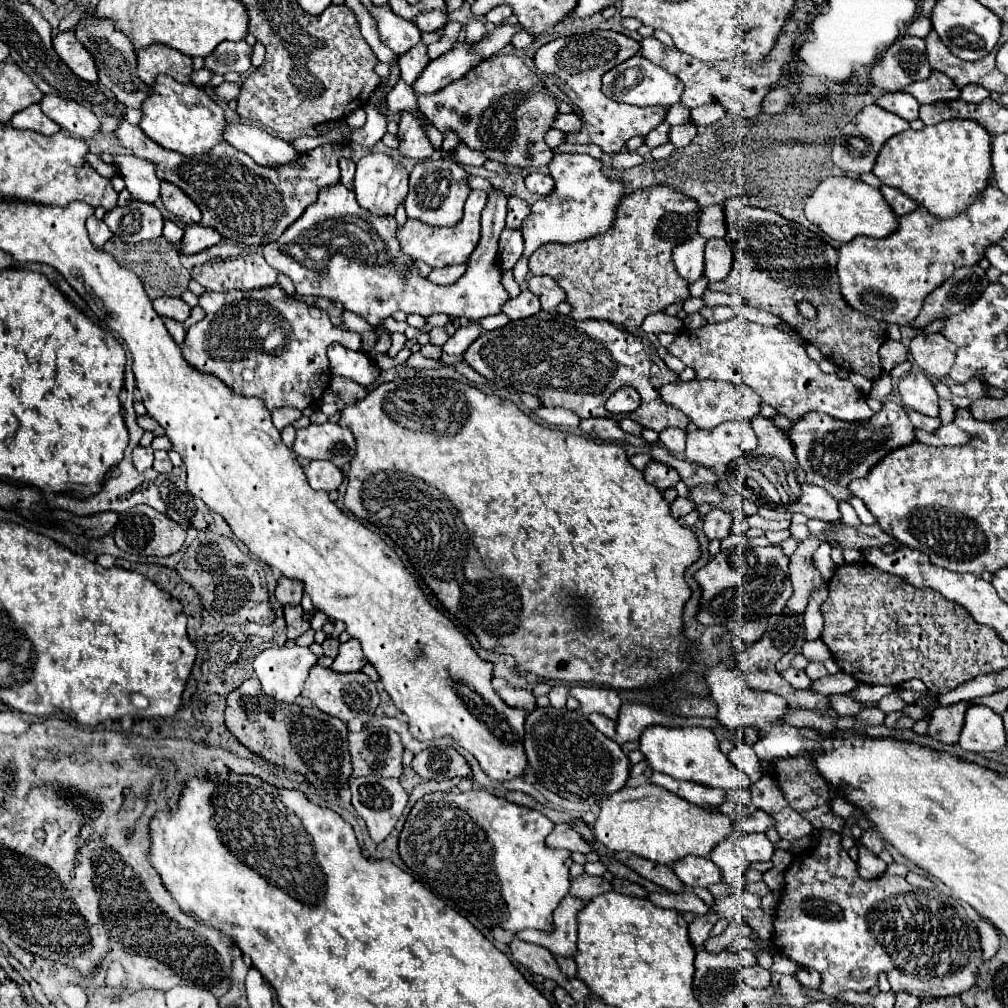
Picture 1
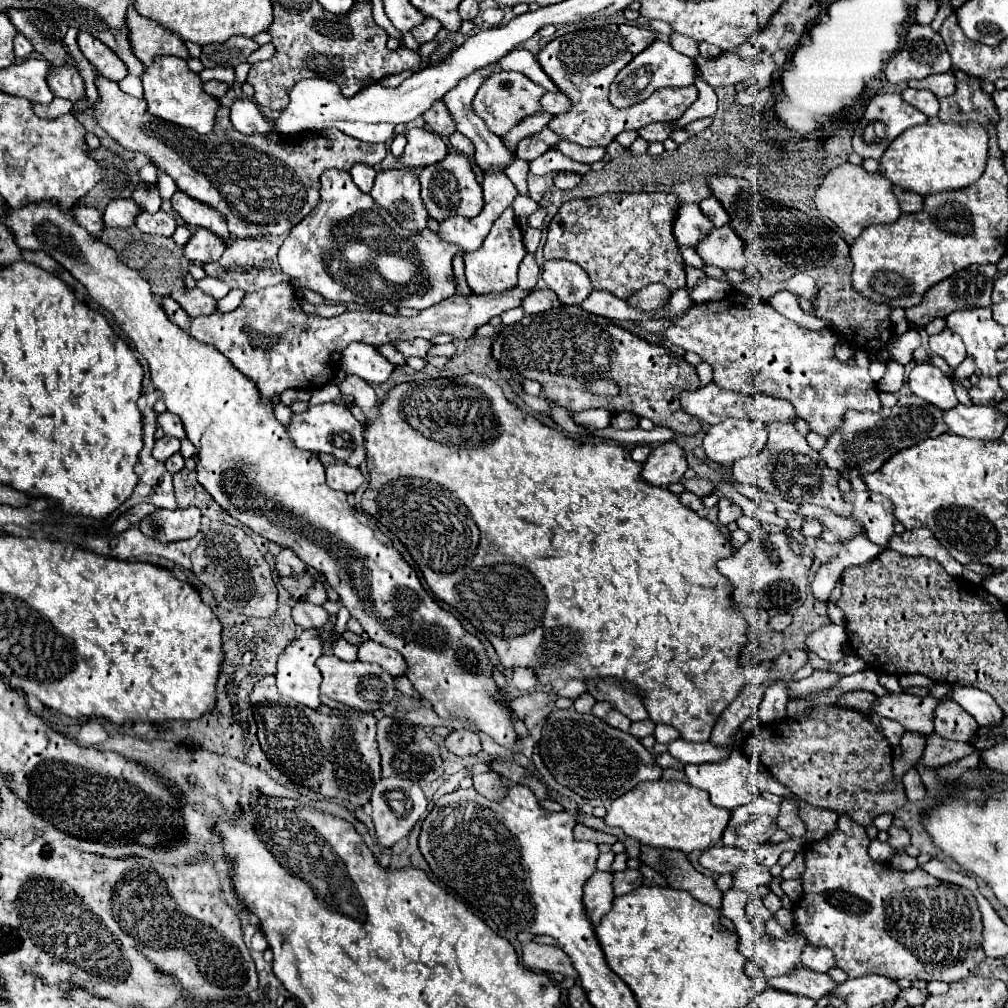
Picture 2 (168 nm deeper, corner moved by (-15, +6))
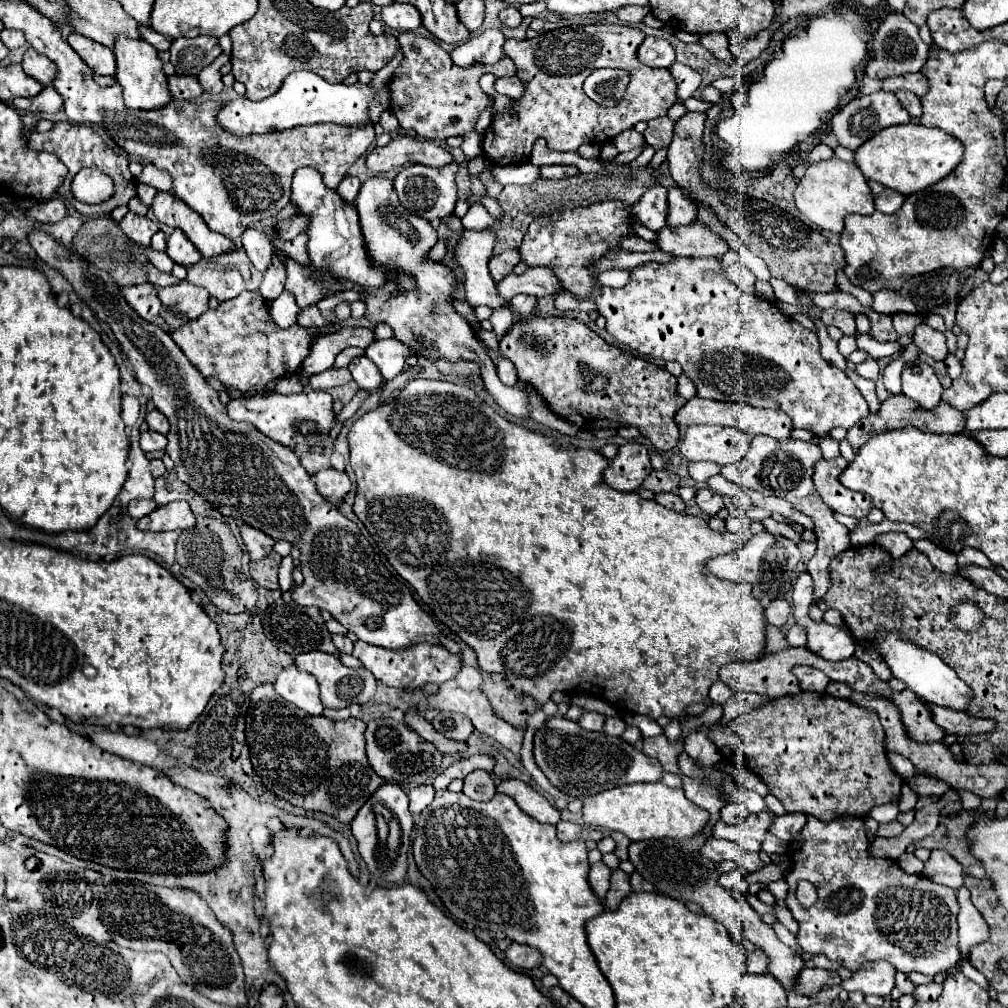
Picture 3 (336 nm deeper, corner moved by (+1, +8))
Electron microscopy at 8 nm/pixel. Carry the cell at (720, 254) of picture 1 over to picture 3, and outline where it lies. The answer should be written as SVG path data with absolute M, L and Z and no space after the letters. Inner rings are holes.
M696 221L686 227L664 227L658 231L662 251L676 257L722 257L728 251L726 239L716 235L706 223Z

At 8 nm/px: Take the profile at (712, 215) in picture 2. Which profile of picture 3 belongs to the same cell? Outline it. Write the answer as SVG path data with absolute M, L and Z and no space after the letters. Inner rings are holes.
M680 187L668 189L668 227L694 223L698 217L698 207L684 197Z

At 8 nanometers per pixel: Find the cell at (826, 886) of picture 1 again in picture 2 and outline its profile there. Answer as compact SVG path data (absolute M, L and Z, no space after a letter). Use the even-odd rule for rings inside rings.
M838 817L836 829L806 849L804 895L794 907L794 919L808 943L832 949L836 965L850 977L878 973L892 979L938 979L946 983L970 977L976 965L986 959L982 951L982 917L972 891L938 881L924 869L906 873L878 863L870 859L868 845L870 839L862 825L850 817Z

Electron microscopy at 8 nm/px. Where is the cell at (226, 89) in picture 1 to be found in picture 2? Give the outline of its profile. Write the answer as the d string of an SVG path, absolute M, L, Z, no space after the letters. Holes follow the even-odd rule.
M208 81L208 83L204 83L204 91L206 91L210 97L214 97L214 99L220 99L228 89L230 89L230 87L228 87L226 83L222 83L222 81Z

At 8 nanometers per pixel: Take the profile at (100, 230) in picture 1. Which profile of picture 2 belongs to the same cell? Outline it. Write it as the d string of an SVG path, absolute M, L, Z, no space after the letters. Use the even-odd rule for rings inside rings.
M80 205L78 209L72 209L72 219L80 227L88 229L88 233L92 233L92 235L98 235L104 229L104 225L102 225L102 213L98 209L94 209L94 207Z

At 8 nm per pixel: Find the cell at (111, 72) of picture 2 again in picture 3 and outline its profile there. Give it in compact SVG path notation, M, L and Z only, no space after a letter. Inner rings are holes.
M76 33L68 35L68 43L94 73L98 73L98 75L116 73L116 61L114 61L112 49L102 47L100 43L92 41L92 39L84 39L82 35L76 35Z

